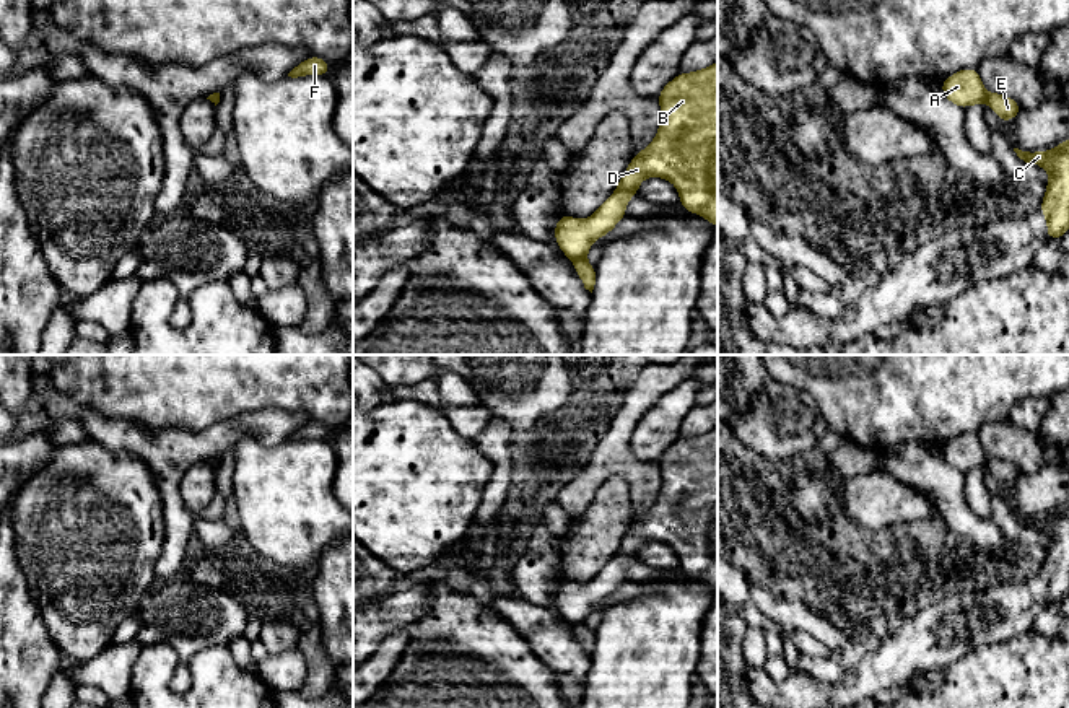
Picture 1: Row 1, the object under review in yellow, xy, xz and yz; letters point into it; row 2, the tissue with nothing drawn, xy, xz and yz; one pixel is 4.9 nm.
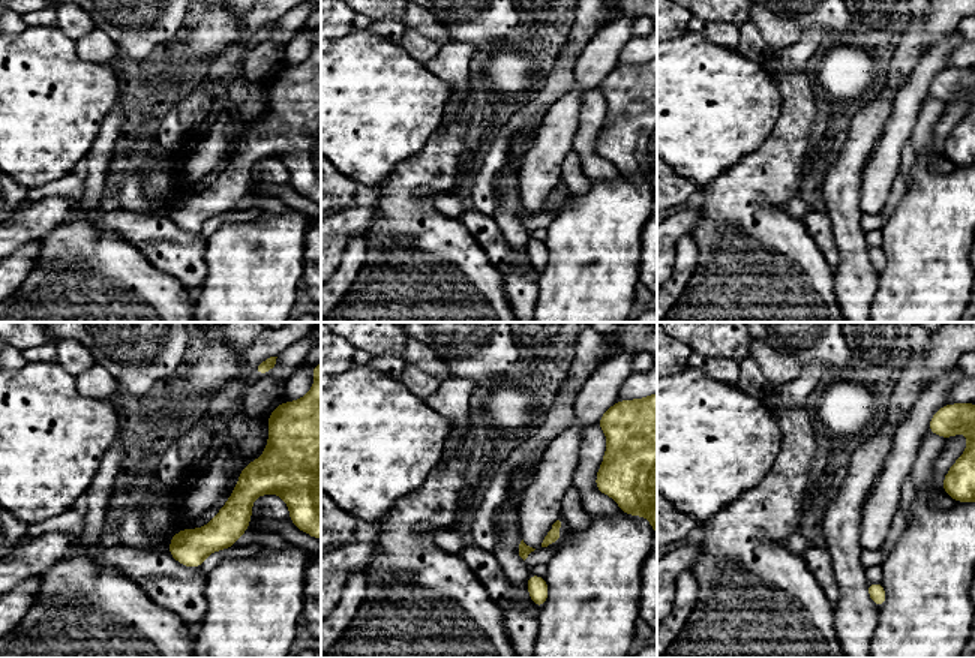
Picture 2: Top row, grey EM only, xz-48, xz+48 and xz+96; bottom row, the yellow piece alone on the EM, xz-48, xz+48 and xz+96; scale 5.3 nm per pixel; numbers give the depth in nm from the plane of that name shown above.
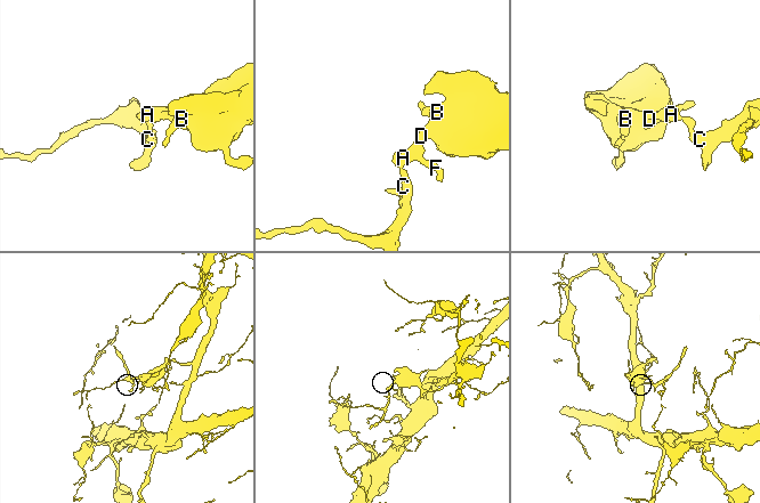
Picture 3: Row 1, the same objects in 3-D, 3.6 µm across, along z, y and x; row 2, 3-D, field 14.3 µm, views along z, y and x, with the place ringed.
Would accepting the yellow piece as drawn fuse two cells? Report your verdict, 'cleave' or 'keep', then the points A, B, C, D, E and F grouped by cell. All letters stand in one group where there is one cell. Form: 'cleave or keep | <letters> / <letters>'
cleave | A B D F / C E

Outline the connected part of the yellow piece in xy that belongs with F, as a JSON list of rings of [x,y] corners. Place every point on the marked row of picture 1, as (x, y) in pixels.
[[[311,55],[299,65],[296,65],[288,76],[298,78],[298,76],[306,76],[306,75],[329,75],[330,63],[321,57]]]

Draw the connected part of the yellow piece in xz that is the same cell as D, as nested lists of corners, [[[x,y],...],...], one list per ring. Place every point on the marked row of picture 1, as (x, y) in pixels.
[[[718,60],[708,68],[678,73],[664,86],[657,99],[661,103],[657,135],[631,158],[615,192],[591,218],[578,220],[560,215],[553,236],[568,259],[584,259],[591,244],[626,216],[626,202],[638,195],[639,182],[649,176],[674,182],[680,194],[682,208],[705,216],[713,226],[718,226]]]

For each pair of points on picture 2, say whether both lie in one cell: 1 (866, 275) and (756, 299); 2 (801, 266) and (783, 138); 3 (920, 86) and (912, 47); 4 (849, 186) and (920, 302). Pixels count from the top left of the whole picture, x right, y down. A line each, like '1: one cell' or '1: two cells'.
1: two cells
2: one cell
3: two cells
4: two cells

